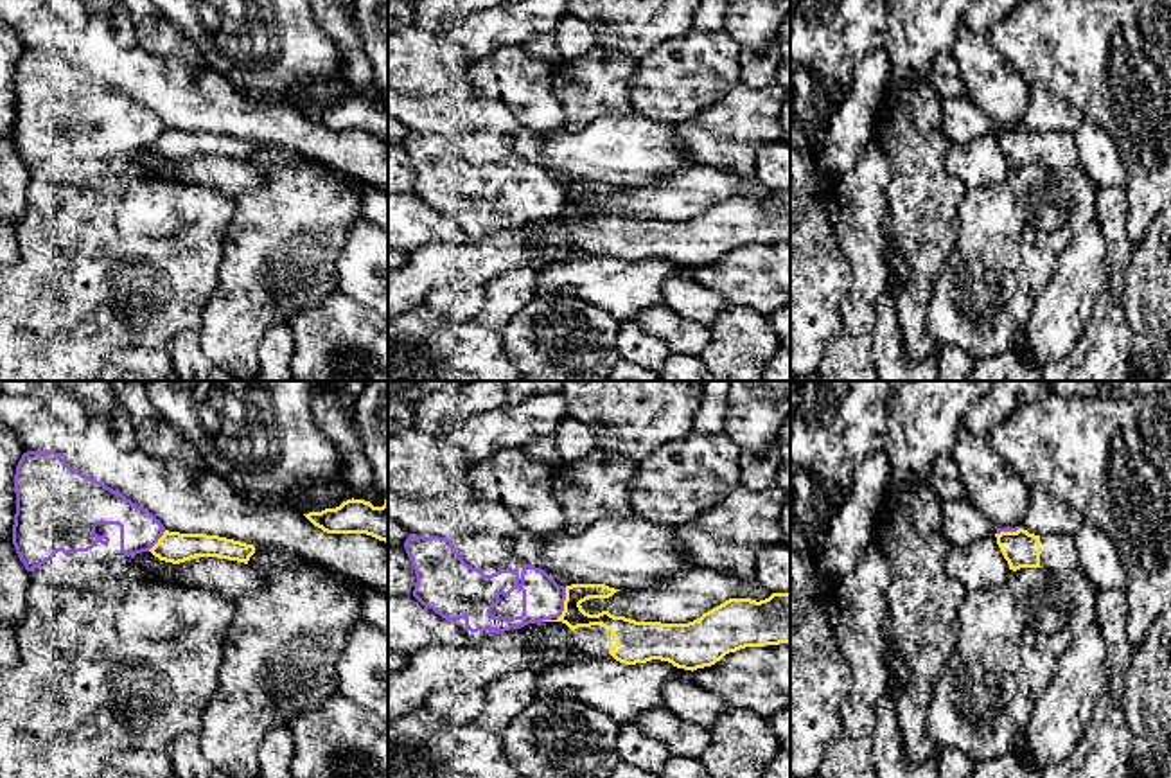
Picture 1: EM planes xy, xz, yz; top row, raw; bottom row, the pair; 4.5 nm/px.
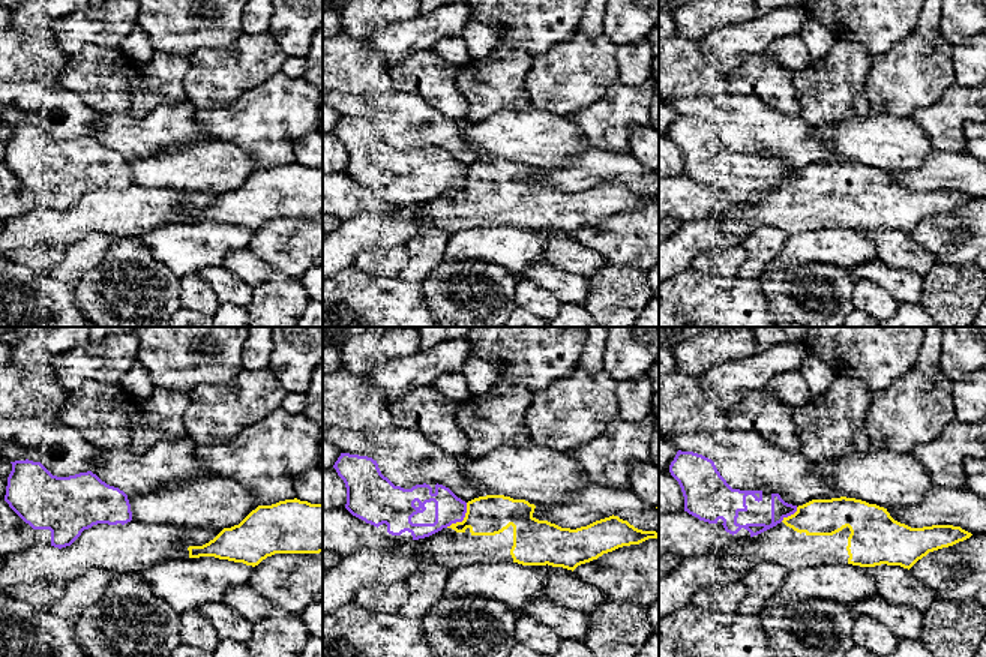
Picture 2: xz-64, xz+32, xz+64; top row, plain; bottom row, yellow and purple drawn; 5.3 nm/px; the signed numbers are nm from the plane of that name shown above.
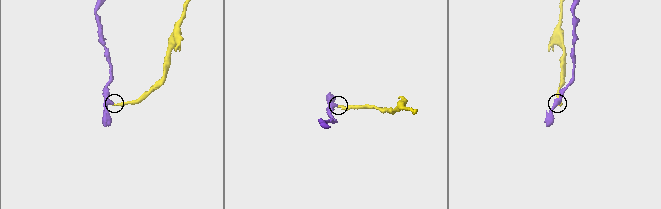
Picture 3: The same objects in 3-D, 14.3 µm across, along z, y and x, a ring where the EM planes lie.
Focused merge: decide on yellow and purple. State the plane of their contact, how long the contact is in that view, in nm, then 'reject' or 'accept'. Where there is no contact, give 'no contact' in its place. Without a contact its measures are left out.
xz | 150 nm | reject

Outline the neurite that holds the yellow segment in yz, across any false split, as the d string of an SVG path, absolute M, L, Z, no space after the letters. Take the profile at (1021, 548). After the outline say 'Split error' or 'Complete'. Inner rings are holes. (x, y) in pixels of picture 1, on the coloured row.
M1024 528L995 534L997 544L1009 564L1009 570L1040 568L1040 535Z. Complete

